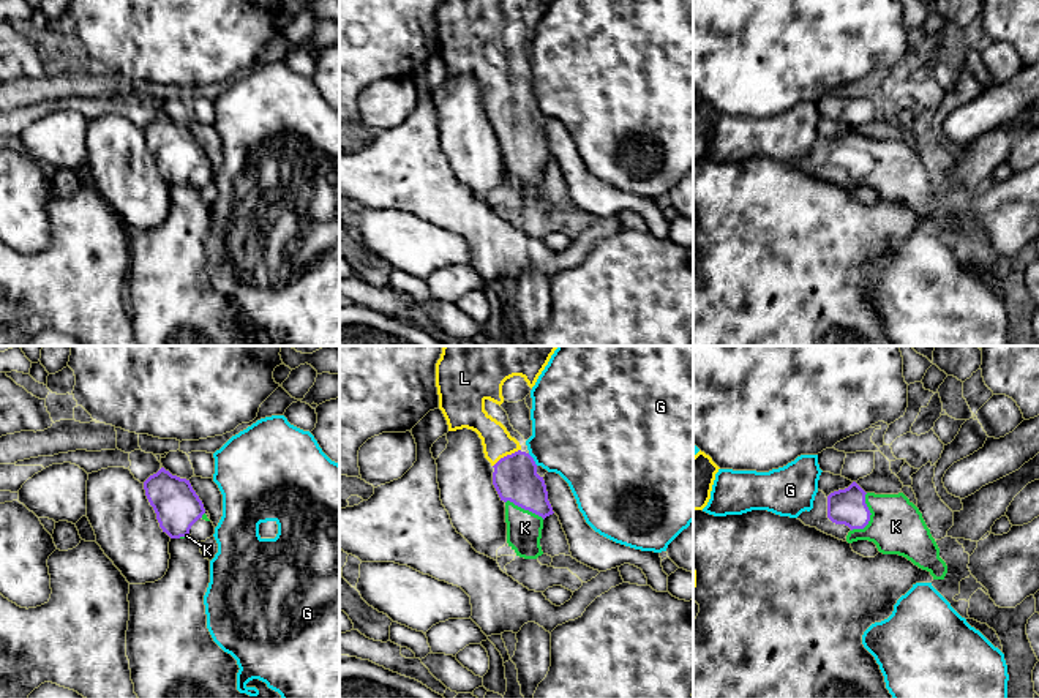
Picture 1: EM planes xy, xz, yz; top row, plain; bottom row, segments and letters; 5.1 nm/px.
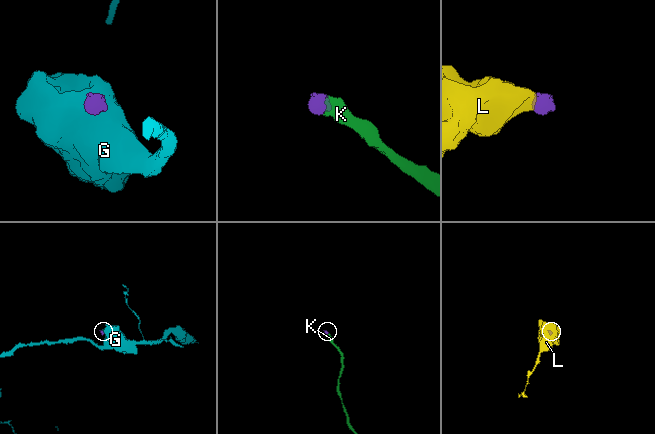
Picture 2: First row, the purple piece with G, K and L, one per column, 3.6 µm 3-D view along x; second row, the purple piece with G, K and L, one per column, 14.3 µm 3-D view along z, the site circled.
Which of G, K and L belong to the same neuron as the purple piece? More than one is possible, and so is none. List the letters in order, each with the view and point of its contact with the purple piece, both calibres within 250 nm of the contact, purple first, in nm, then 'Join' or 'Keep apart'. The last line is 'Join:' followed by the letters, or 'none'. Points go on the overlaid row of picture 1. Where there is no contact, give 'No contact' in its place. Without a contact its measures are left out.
G: Touches purple at xz (532, 460). Thickness 220 nm (purple) against 440 nm. Keep apart
K: Touches purple at yz (869, 517). Thickness 180 nm (purple) against 280 nm. Join
L: Touches purple at xz (507, 455). Thickness 220 nm (purple) against 150 nm. Join
Join: K, L

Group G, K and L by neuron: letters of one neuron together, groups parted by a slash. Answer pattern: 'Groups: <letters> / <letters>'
Groups: G / K L

